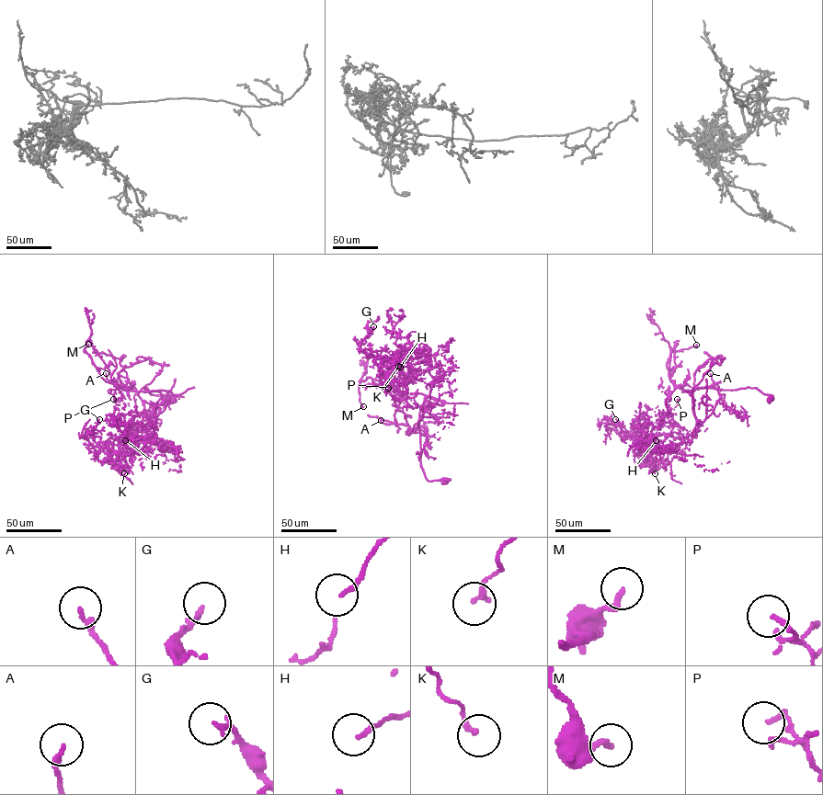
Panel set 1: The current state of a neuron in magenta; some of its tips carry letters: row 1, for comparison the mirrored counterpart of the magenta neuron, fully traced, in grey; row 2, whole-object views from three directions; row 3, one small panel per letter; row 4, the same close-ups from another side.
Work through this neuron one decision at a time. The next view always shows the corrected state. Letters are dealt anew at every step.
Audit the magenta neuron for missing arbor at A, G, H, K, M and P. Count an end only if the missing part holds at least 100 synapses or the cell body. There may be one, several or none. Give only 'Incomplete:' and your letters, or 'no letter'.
Incomplete: no letter

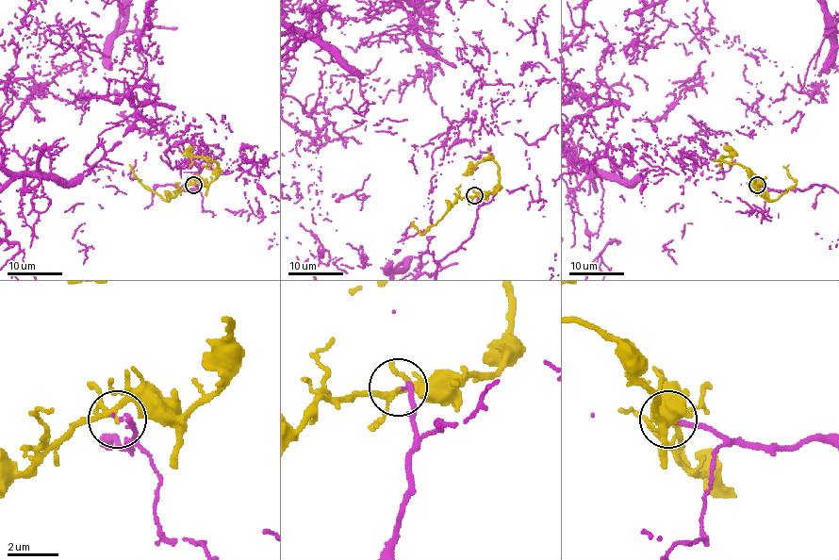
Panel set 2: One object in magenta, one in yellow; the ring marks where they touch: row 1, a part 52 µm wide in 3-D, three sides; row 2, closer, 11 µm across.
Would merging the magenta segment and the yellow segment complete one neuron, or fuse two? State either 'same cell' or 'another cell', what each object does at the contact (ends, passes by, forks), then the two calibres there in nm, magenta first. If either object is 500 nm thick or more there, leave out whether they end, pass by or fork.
another cell; magenta ends; yellow forks; calibres 200 and 170 nm

